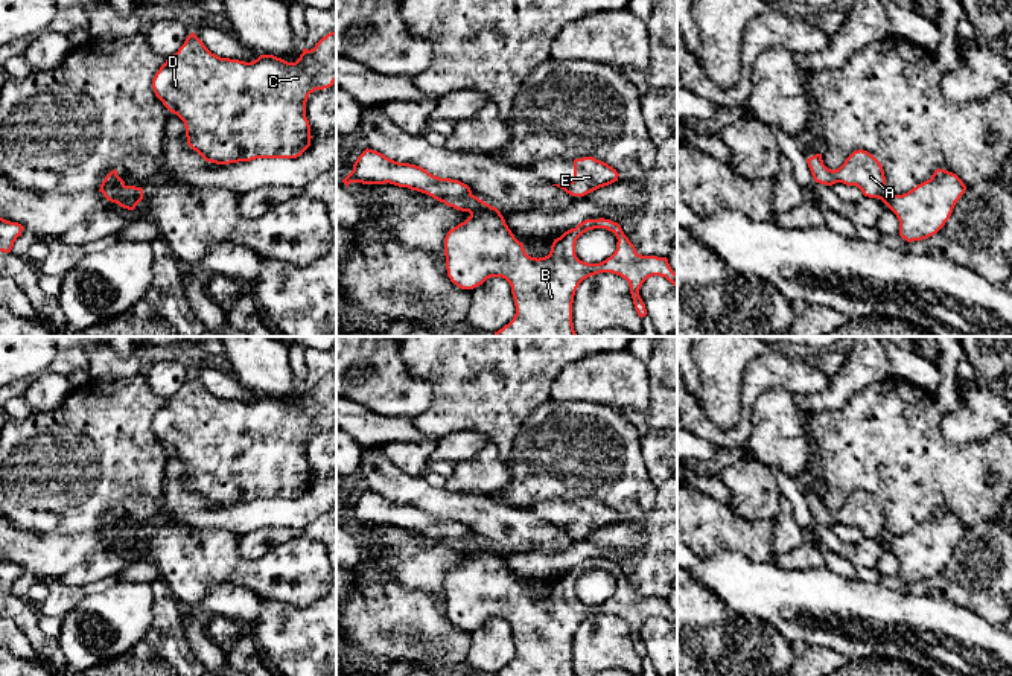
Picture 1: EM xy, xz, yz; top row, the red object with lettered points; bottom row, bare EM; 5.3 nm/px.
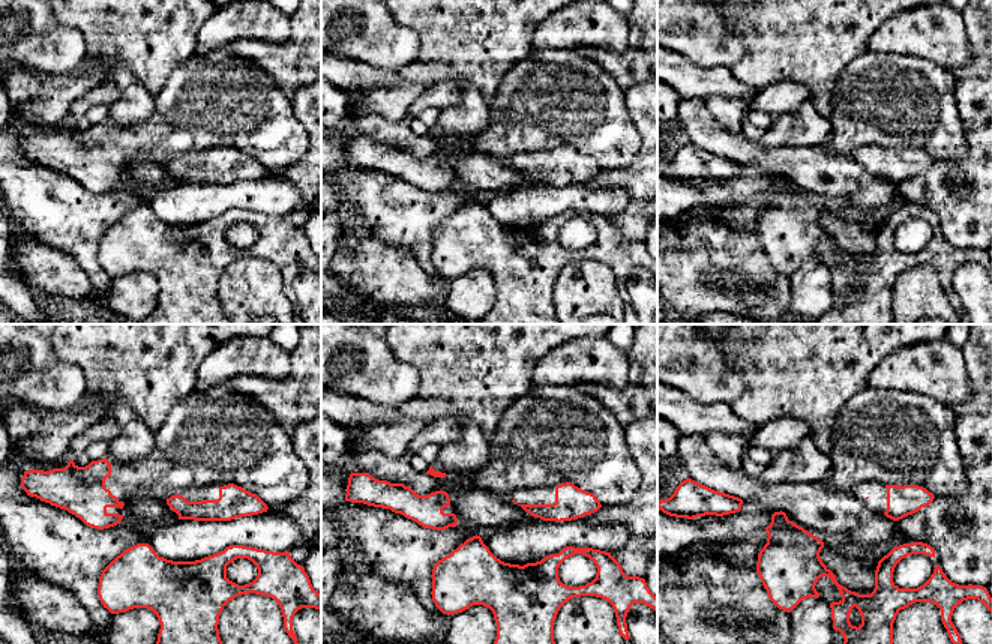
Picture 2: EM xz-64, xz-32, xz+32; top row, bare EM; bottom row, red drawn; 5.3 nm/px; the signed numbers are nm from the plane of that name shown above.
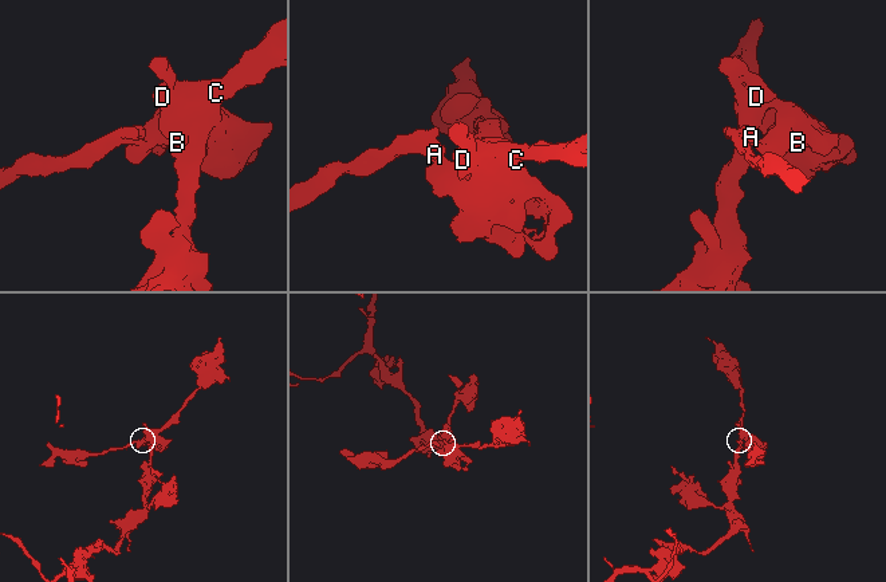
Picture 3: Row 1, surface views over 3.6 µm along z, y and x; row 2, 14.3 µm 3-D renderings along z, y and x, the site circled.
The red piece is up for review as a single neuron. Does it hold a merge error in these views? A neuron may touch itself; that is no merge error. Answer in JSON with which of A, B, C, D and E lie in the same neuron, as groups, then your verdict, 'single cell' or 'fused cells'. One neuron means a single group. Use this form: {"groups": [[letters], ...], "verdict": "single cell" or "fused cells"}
{"groups": [["A"], ["B", "C", "D", "E"]], "verdict": "fused cells"}

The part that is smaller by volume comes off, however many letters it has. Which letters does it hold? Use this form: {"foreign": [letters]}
{"foreign": ["A"]}

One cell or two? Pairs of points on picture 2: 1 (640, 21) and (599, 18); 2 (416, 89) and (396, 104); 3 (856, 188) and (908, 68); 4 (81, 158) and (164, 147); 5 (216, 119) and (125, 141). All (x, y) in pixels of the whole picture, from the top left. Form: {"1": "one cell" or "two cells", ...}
{"1": "two cells", "2": "one cell", "3": "two cells", "4": "one cell", "5": "one cell"}

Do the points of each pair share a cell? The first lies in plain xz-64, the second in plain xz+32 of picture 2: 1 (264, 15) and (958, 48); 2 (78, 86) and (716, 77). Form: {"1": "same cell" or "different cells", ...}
{"1": "same cell", "2": "different cells"}

